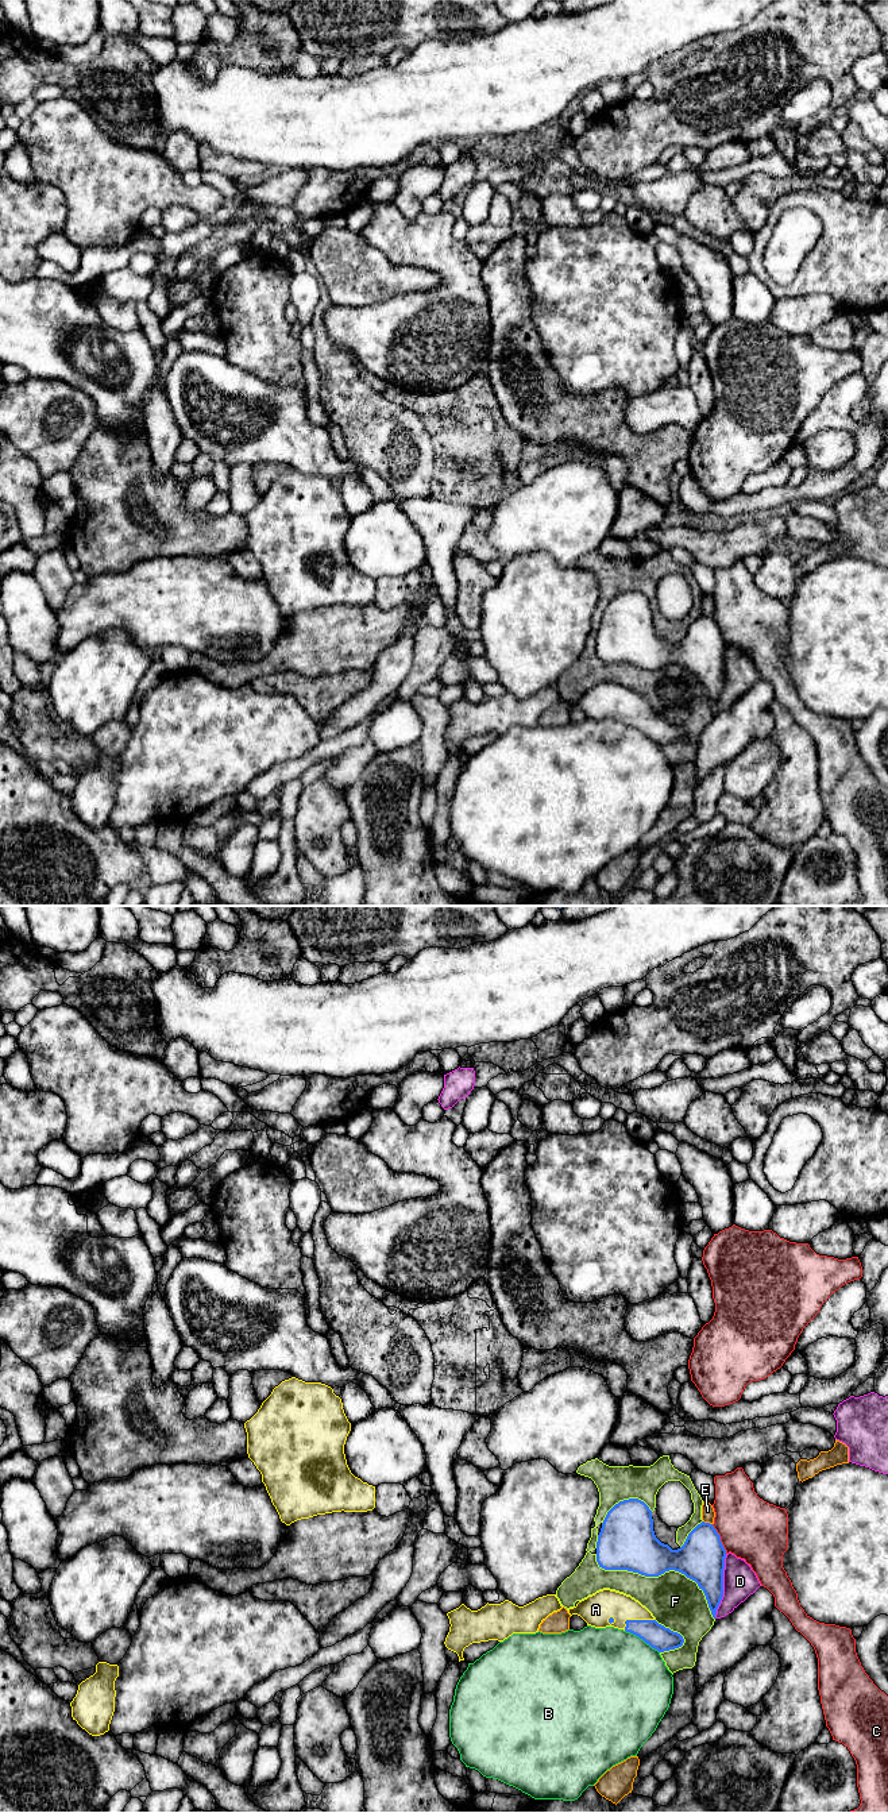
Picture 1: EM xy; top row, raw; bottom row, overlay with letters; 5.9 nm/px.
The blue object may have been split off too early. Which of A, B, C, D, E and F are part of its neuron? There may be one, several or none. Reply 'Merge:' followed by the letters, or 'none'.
Merge: A

